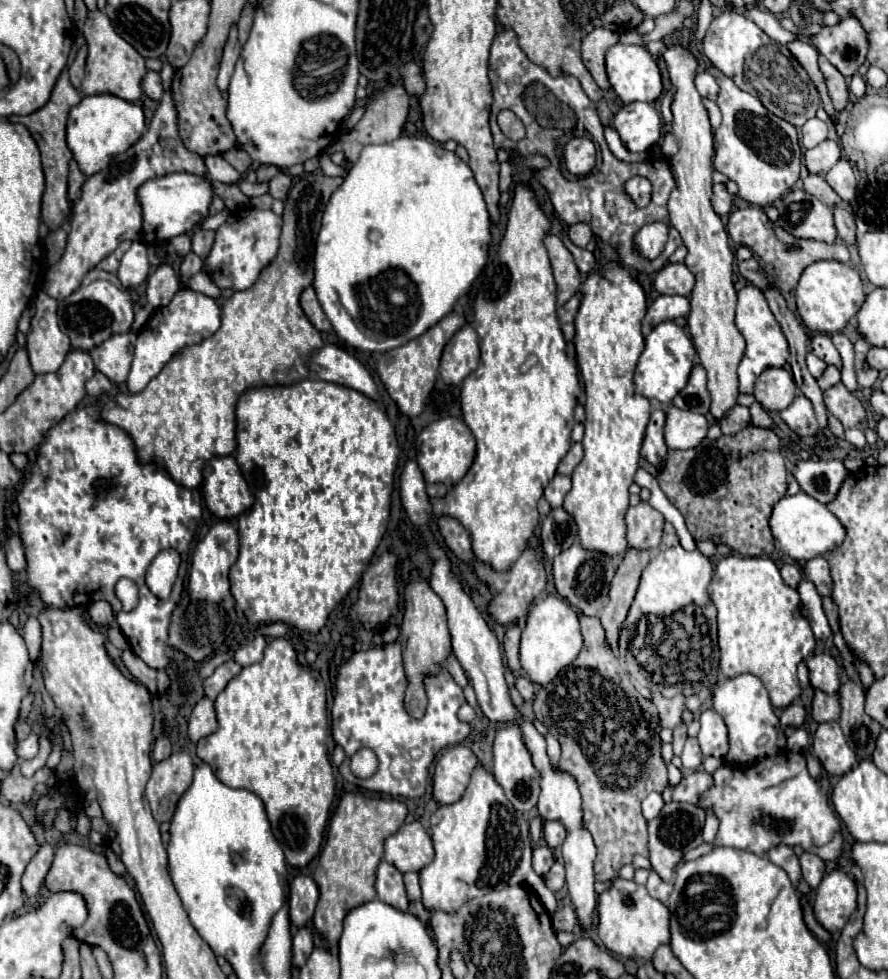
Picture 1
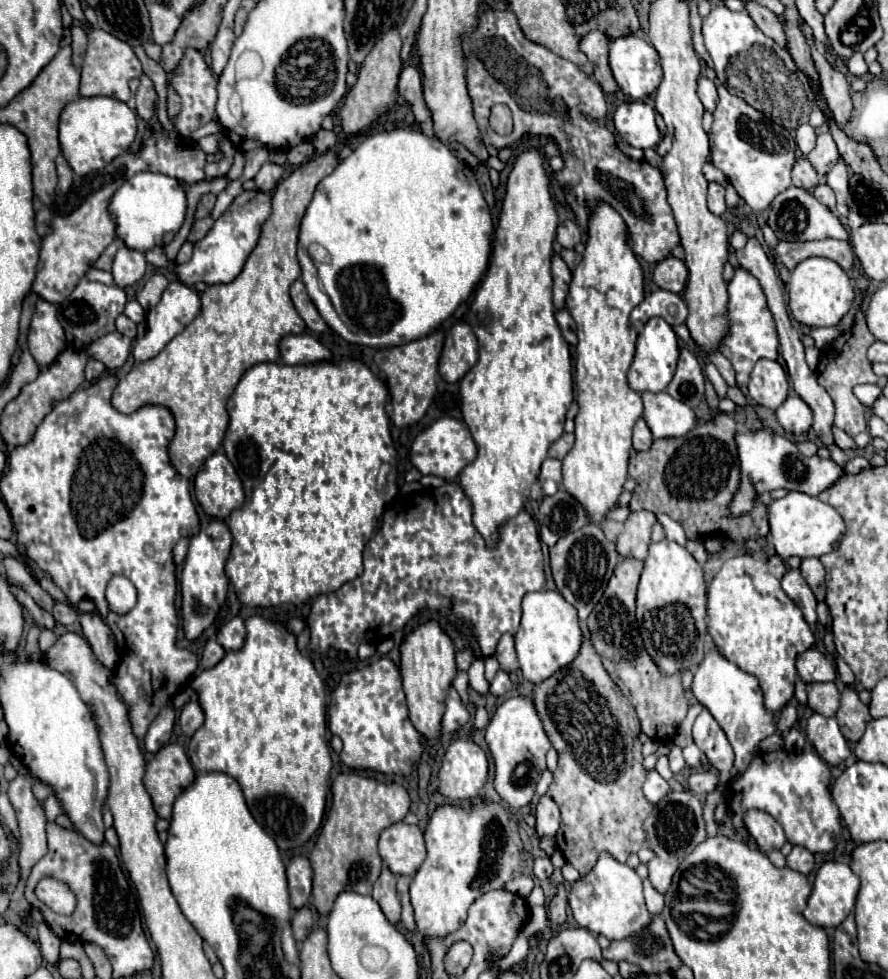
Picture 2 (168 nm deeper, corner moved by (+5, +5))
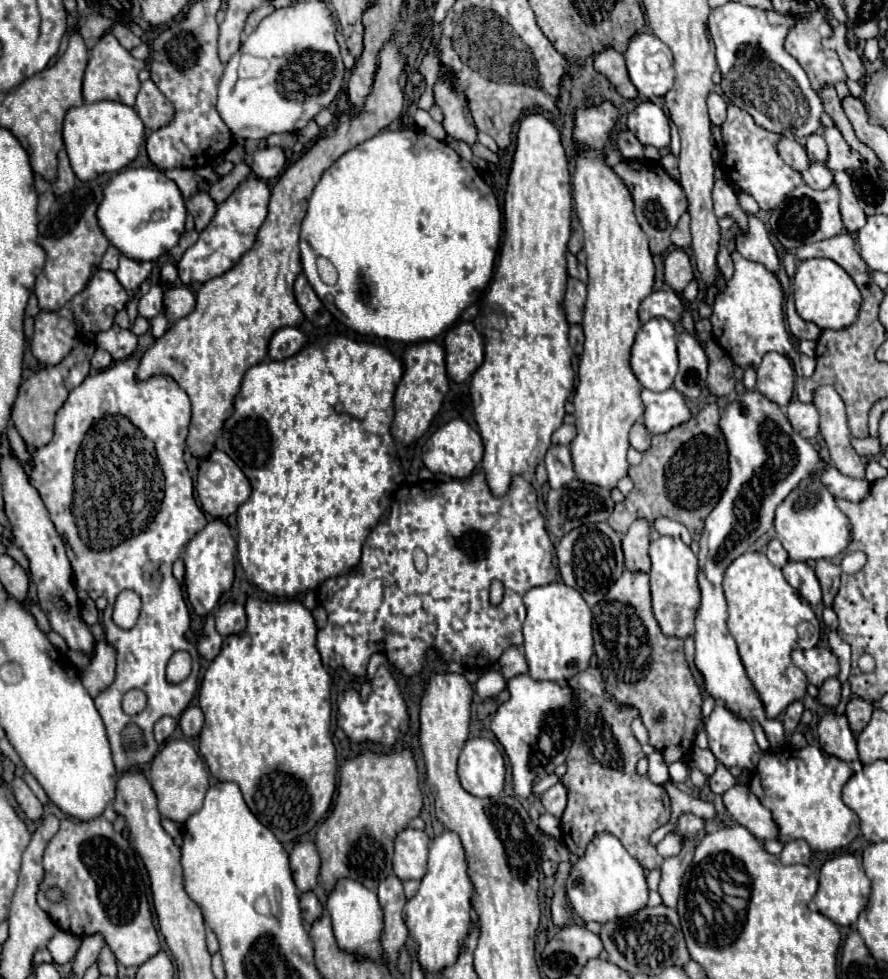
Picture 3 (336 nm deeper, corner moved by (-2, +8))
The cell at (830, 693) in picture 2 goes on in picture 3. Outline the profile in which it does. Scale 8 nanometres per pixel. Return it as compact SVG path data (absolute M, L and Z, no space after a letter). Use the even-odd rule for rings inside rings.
M827 678L819 688L819 702L823 706L835 708L841 700L841 682L837 678Z

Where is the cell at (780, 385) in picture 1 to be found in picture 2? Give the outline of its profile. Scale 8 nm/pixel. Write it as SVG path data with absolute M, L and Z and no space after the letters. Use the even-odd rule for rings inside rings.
M760 359L756 363L748 383L750 397L772 411L784 403L784 399L788 397L788 387L790 385L786 371L778 361L770 359Z

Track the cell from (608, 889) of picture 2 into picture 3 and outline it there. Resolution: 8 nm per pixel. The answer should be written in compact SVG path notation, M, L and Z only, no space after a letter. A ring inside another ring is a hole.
M603 832L587 846L585 856L573 864L567 878L567 898L579 918L585 922L593 920L605 924L611 920L629 918L645 908L649 900L649 888L643 866L633 856L629 856L629 852L615 836Z

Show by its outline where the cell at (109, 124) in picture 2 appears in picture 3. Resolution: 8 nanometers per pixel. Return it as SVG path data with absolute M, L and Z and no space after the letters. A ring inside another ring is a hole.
M101 100L71 108L65 114L63 140L75 176L79 180L93 180L99 174L121 170L131 160L135 160L145 140L145 126L135 108L113 100Z

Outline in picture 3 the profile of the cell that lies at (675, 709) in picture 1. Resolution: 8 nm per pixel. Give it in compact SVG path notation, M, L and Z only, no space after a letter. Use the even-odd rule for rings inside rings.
M625 570L621 578L609 588L603 600L605 604L597 604L593 608L593 640L595 640L595 654L599 658L597 666L607 684L607 692L619 704L635 706L641 712L641 720L649 732L649 744L663 754L667 764L675 760L683 760L683 762L689 760L689 754L695 742L695 726L699 722L703 698L687 666L687 660L683 654L683 642L663 636L657 626L657 620L653 618L647 572Z

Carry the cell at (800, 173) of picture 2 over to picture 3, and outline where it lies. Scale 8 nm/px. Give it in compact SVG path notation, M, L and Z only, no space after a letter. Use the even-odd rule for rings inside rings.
M781 138L781 142L779 142L779 152L781 152L783 160L785 160L793 170L797 170L797 172L807 170L809 164L811 164L805 148L803 148L799 142L795 142L795 140Z

